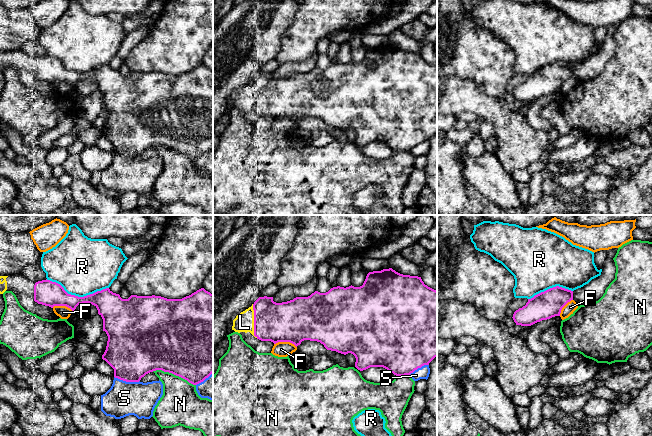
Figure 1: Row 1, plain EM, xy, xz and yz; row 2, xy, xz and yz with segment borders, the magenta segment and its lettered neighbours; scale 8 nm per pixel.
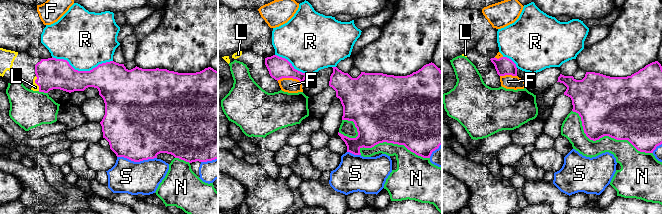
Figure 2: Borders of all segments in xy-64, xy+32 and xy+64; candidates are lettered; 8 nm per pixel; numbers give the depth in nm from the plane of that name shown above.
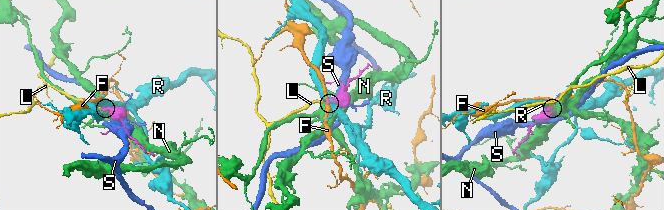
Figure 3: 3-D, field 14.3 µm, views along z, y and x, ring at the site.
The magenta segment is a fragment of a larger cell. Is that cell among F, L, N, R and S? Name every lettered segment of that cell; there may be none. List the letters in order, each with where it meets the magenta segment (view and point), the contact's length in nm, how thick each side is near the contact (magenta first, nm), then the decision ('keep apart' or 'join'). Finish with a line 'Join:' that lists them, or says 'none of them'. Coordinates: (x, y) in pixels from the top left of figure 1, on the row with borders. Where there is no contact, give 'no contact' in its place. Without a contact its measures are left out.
F: contact xz (285, 341); length 190 nm; calibres 360 and 130 nm; keep apart
L: contact xz (254, 321); length 280 nm; calibres 320 and 160 nm; join
N: contact xy (174, 374); length 360 nm; calibres 500 and 320 nm; keep apart
R: contact xy (77, 296); length 500 nm; calibres 200 and 460 nm; keep apart
S: contact xy (127, 381); length 220 nm; calibres 420 and 280 nm; keep apart
Join: L

